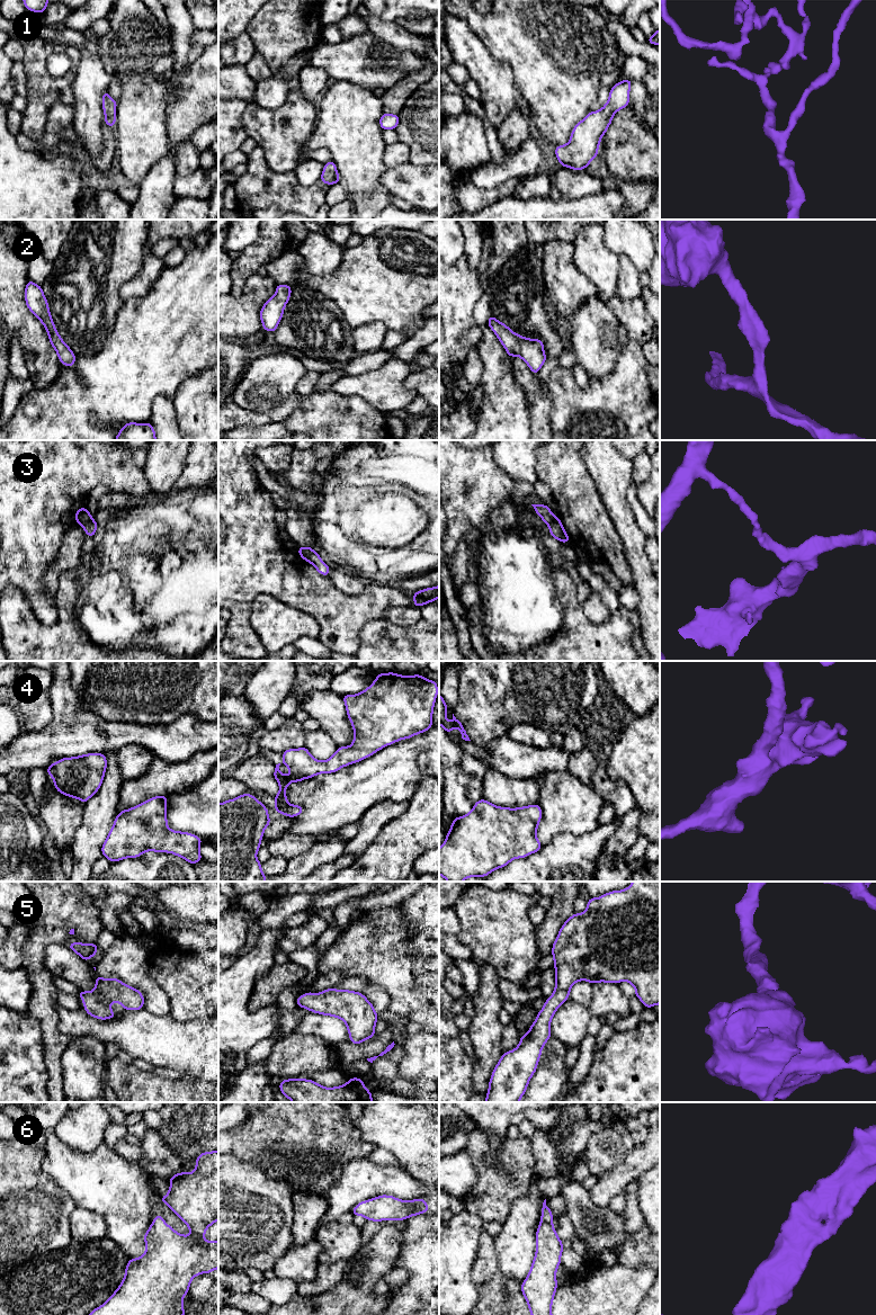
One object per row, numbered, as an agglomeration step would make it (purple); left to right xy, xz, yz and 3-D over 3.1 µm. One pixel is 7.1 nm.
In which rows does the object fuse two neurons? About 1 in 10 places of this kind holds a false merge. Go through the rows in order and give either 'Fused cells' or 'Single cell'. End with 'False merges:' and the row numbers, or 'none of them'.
1: Single cell
2: Single cell
3: Fused cells
4: Single cell
5: Single cell
6: Single cell
False merges: 3

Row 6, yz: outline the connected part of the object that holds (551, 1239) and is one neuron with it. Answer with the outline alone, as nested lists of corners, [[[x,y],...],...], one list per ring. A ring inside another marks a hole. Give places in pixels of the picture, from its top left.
[[[546,1199],[536,1234],[535,1258],[521,1283],[521,1291],[531,1315],[552,1315],[552,1303],[557,1288],[556,1270],[564,1247],[553,1227],[553,1215]]]

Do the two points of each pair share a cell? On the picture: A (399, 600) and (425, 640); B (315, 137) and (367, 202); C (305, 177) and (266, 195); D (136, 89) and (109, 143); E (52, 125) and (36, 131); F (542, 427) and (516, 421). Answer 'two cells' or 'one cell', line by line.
A: two cells
B: one cell
C: two cells
D: two cells
E: two cells
F: two cells

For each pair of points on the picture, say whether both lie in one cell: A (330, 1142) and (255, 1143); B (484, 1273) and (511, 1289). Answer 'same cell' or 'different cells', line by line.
A: same cell
B: same cell

